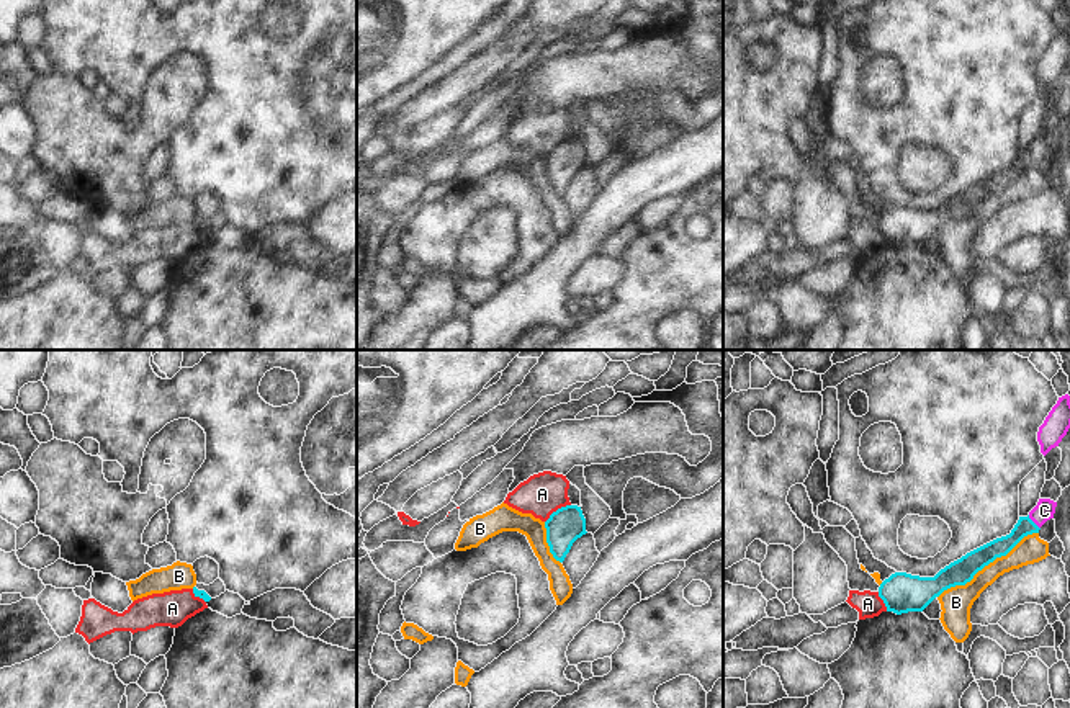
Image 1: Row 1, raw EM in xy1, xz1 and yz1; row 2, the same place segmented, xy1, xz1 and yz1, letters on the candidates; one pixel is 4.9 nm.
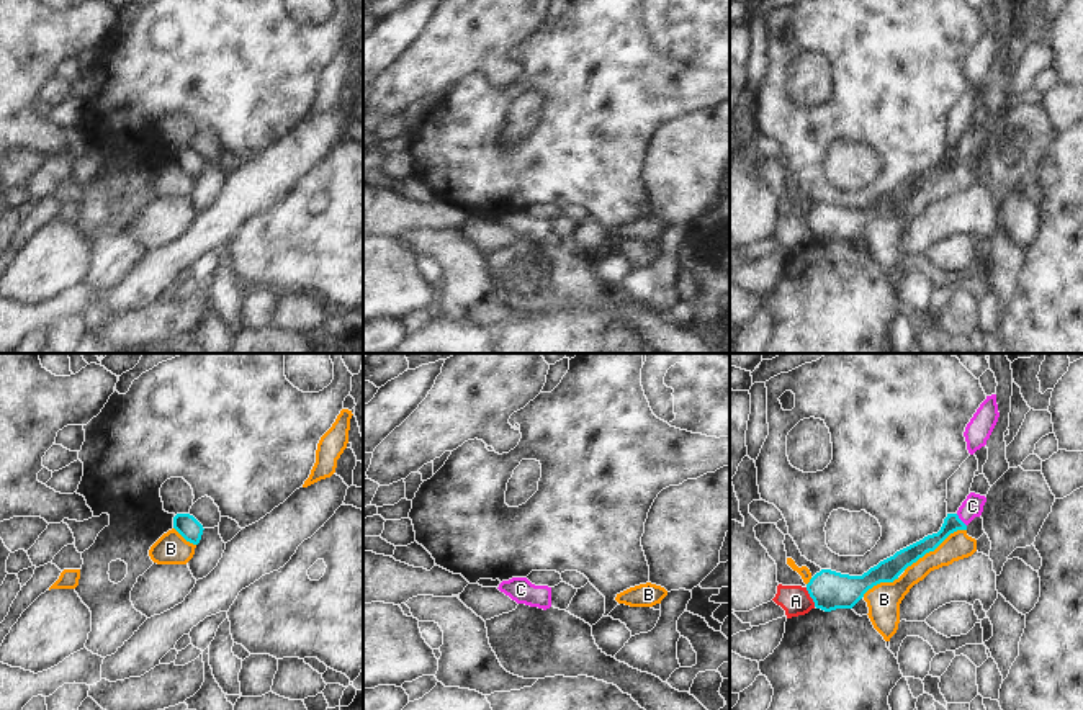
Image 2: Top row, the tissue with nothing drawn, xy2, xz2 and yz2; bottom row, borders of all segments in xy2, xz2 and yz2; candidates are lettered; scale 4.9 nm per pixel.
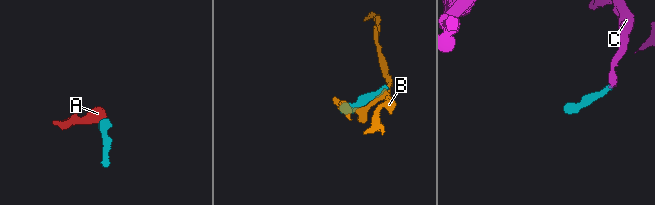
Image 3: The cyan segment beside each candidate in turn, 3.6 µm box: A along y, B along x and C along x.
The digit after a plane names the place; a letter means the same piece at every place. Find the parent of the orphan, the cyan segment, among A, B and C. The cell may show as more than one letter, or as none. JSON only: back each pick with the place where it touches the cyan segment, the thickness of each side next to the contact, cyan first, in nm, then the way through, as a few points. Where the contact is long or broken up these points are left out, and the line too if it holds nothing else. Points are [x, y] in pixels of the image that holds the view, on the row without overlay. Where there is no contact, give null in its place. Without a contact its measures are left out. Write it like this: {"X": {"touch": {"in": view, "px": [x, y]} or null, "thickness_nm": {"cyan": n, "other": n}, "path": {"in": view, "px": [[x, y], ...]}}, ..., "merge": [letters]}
{"C": {"touch": {"in": "yz1", "px": [1033, 156]}, "thickness_nm": {"cyan": 90, "other": 100}, "path": {"in": "yz1", "px": [[1000, 180], [1033, 156], [1044, 144]]}}, "merge": ["C"]}

